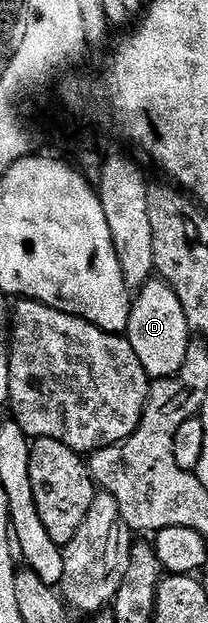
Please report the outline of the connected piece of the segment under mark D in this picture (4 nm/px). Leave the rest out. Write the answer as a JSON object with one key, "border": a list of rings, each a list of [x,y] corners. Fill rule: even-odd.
{"border":[[[149,280],[137,287],[130,303],[125,337],[130,339],[132,352],[136,354],[136,360],[140,360],[147,378],[157,380],[178,374],[192,341],[192,331],[180,308],[180,300],[167,282]]]}

